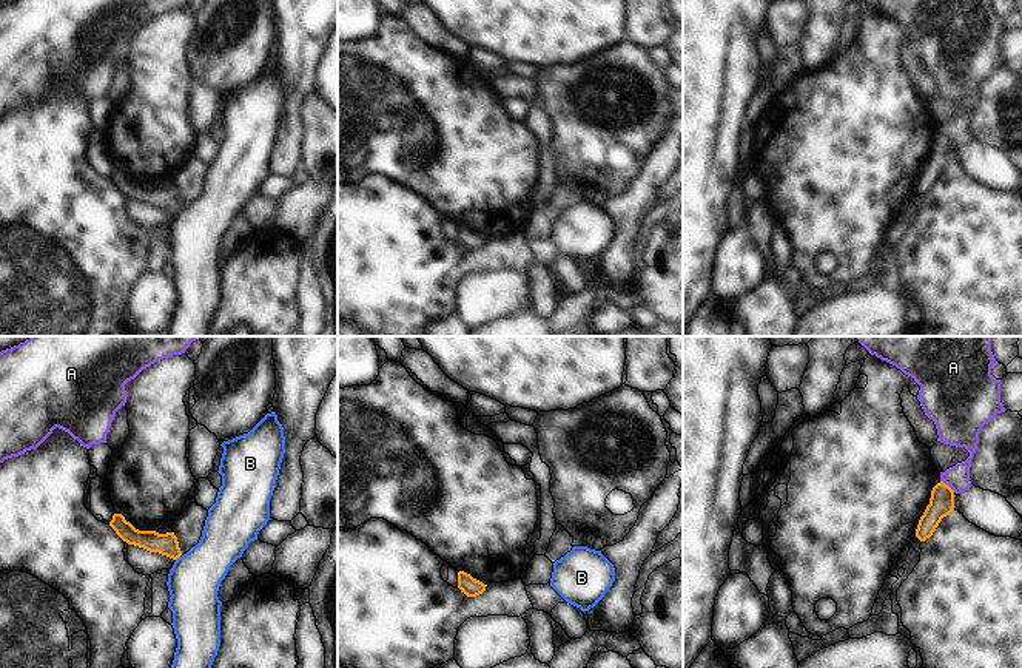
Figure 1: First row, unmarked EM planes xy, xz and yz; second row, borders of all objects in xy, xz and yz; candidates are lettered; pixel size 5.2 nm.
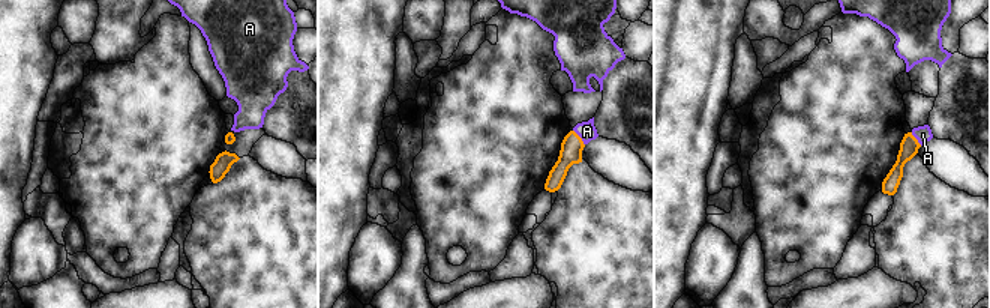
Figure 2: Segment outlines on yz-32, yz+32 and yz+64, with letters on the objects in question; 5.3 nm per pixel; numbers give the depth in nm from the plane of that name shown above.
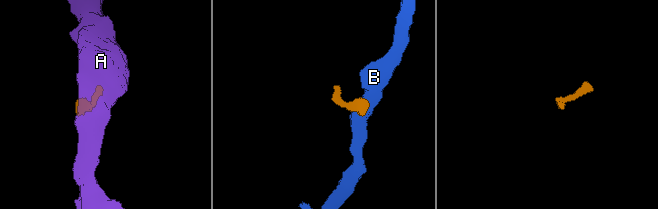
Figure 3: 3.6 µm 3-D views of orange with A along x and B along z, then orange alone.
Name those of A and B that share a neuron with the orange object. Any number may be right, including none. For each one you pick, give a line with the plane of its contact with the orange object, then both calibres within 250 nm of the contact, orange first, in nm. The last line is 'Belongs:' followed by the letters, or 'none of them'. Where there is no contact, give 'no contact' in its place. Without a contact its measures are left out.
A: contact in yz; calibres 130 and 130 nm
Belongs: A

